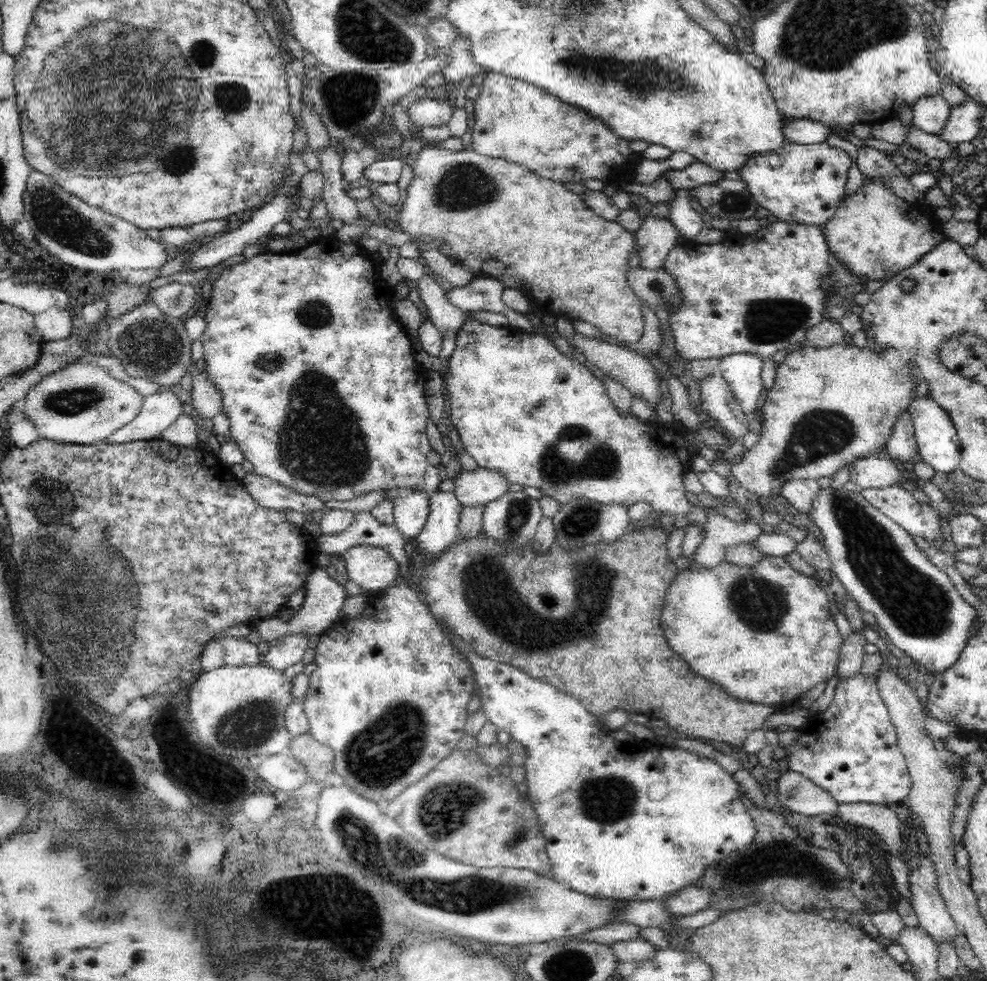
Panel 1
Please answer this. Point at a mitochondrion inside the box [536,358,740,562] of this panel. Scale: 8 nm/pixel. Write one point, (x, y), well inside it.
(602, 462)

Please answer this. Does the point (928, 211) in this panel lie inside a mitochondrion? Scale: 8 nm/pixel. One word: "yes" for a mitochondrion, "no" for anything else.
no

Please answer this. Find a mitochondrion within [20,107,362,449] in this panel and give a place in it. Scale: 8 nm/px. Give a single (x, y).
(58, 218)

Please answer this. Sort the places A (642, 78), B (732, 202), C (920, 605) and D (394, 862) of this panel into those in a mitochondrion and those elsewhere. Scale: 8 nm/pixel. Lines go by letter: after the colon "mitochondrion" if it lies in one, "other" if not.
A: mitochondrion
B: mitochondrion
C: mitochondrion
D: mitochondrion

